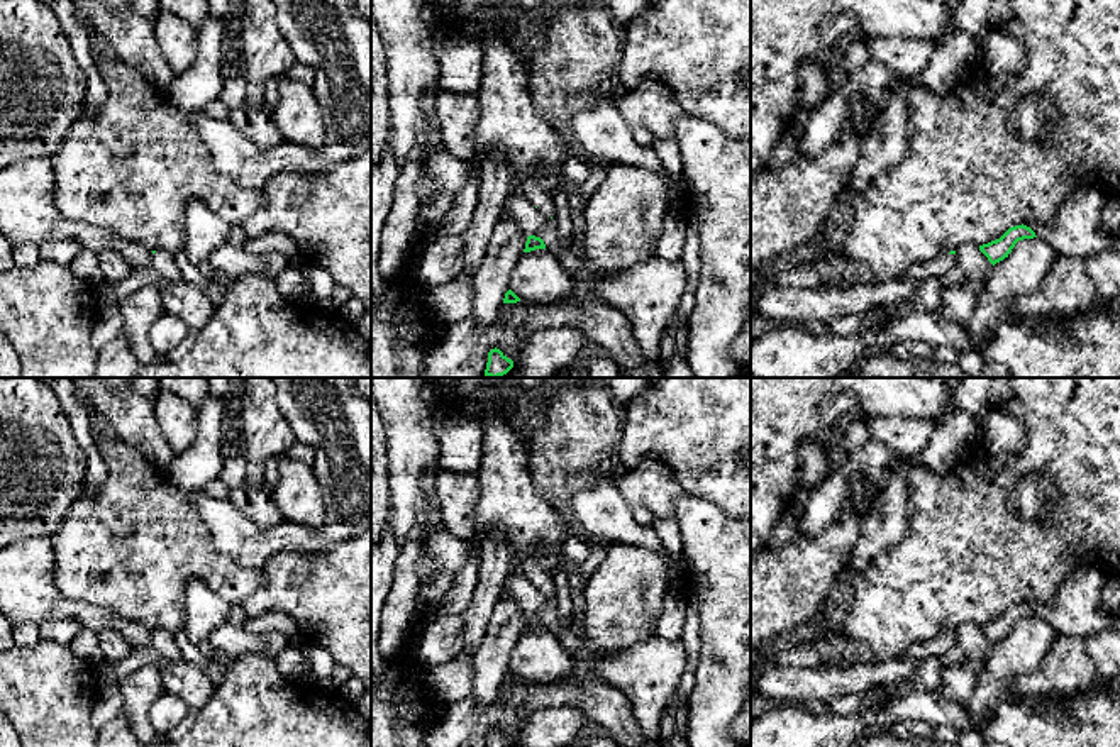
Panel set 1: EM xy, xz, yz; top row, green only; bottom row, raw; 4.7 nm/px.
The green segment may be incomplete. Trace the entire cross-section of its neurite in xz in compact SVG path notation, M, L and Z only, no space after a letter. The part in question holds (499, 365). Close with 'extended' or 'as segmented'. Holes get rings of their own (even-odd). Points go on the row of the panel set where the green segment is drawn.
M495 347L488 352L485 376L500 378L507 374L512 368L513 368L513 361L508 359L500 349Z; as segmented

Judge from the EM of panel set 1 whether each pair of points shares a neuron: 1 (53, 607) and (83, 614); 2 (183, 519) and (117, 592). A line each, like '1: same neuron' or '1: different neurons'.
1: same neuron
2: same neuron

